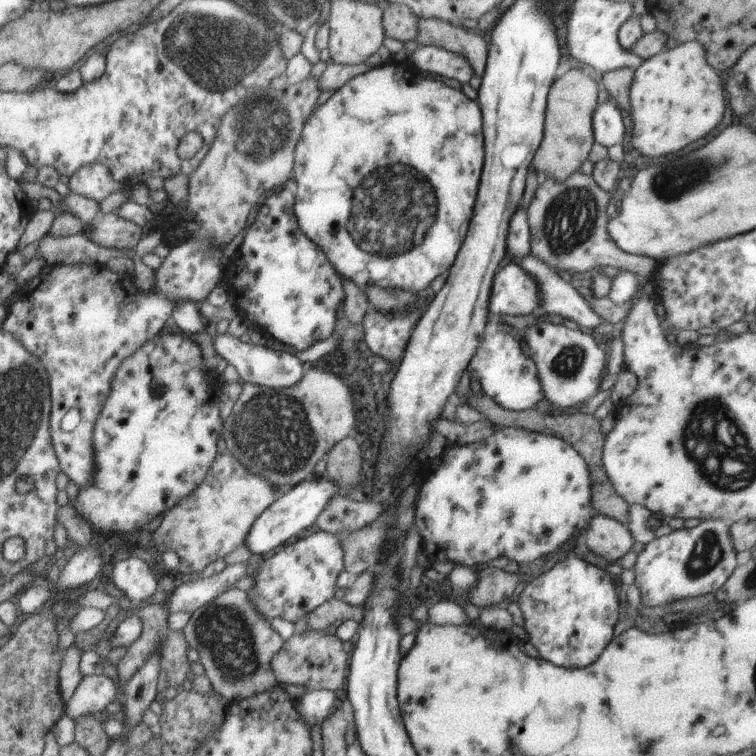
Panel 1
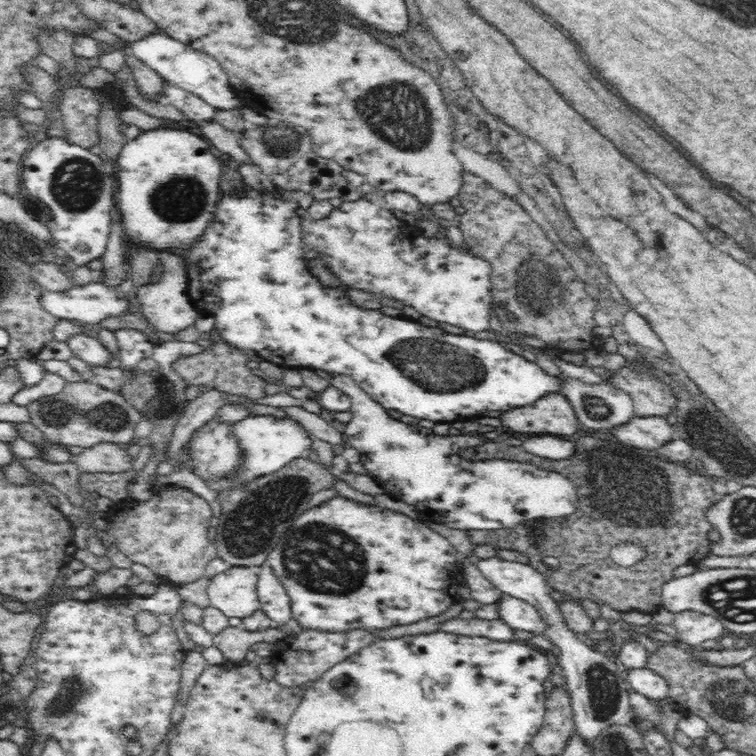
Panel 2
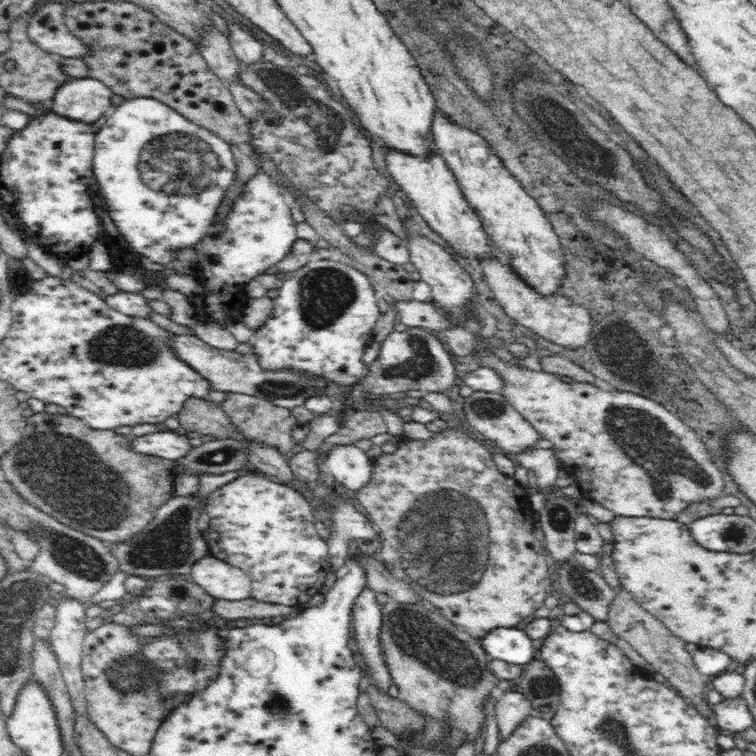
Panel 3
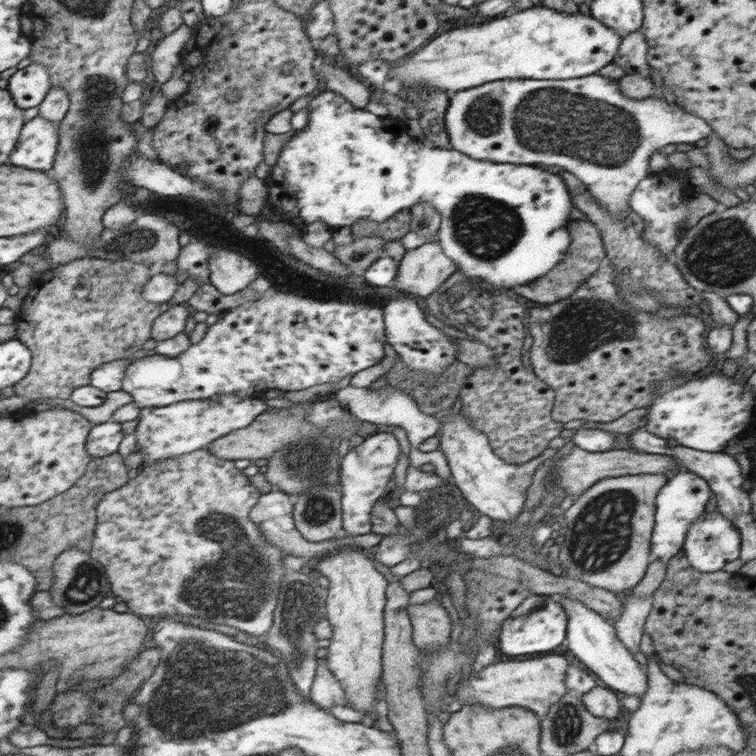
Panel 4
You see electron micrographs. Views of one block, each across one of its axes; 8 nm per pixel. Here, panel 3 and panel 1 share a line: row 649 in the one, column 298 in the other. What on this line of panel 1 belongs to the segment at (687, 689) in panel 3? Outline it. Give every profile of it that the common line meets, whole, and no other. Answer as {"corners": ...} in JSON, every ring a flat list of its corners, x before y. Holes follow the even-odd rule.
{"corners":[[307,630,303,634,293,634,289,640,285,640,281,650,275,656,271,656,269,666,277,680,277,686,293,684,305,686,309,692,313,690,337,692,345,682,349,658,341,648,341,640,337,638,337,634,329,634,327,630]]}

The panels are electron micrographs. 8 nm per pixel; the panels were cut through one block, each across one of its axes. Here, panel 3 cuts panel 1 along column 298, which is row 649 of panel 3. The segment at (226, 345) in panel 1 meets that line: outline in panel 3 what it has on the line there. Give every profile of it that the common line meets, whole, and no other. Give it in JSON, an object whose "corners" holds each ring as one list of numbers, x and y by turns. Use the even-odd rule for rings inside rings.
{"corners":[[364,588,364,592,356,598,356,608,352,612,352,638,358,644,358,652,364,656,364,662,368,664,372,682,372,690,380,688,388,694,388,688,394,684,390,668,386,664,386,656,380,644,380,632,382,632,382,606,376,602,376,592,372,588]]}

